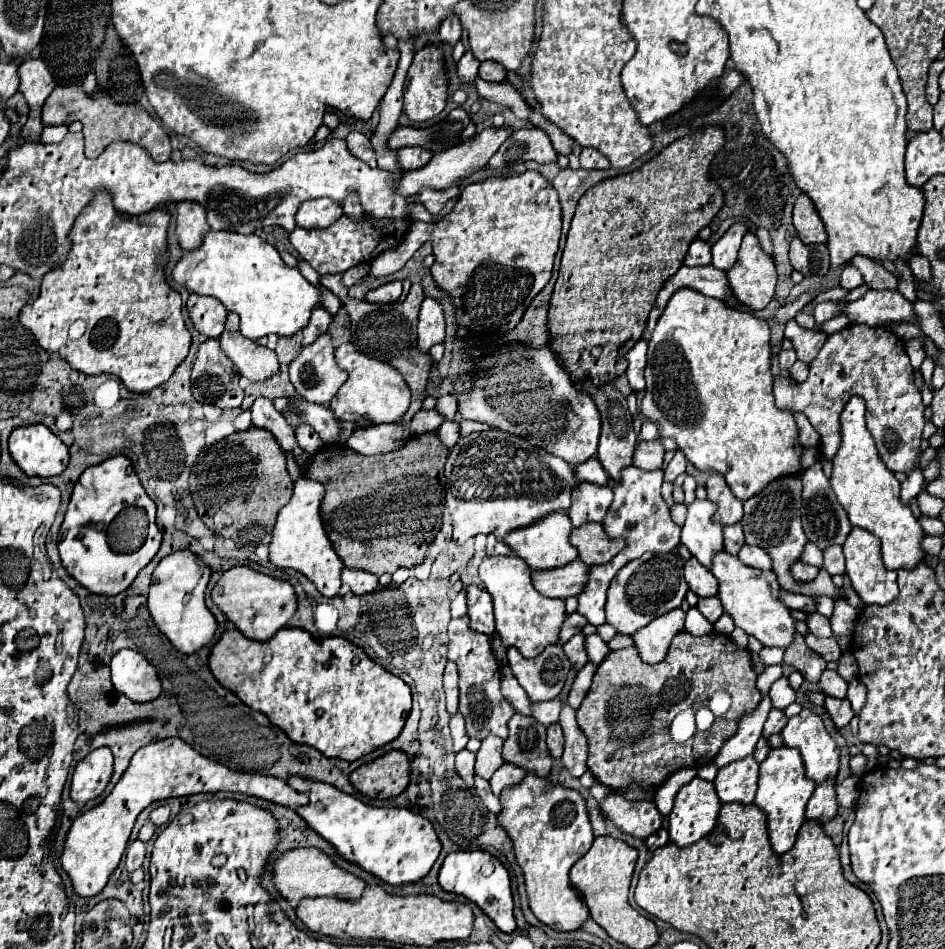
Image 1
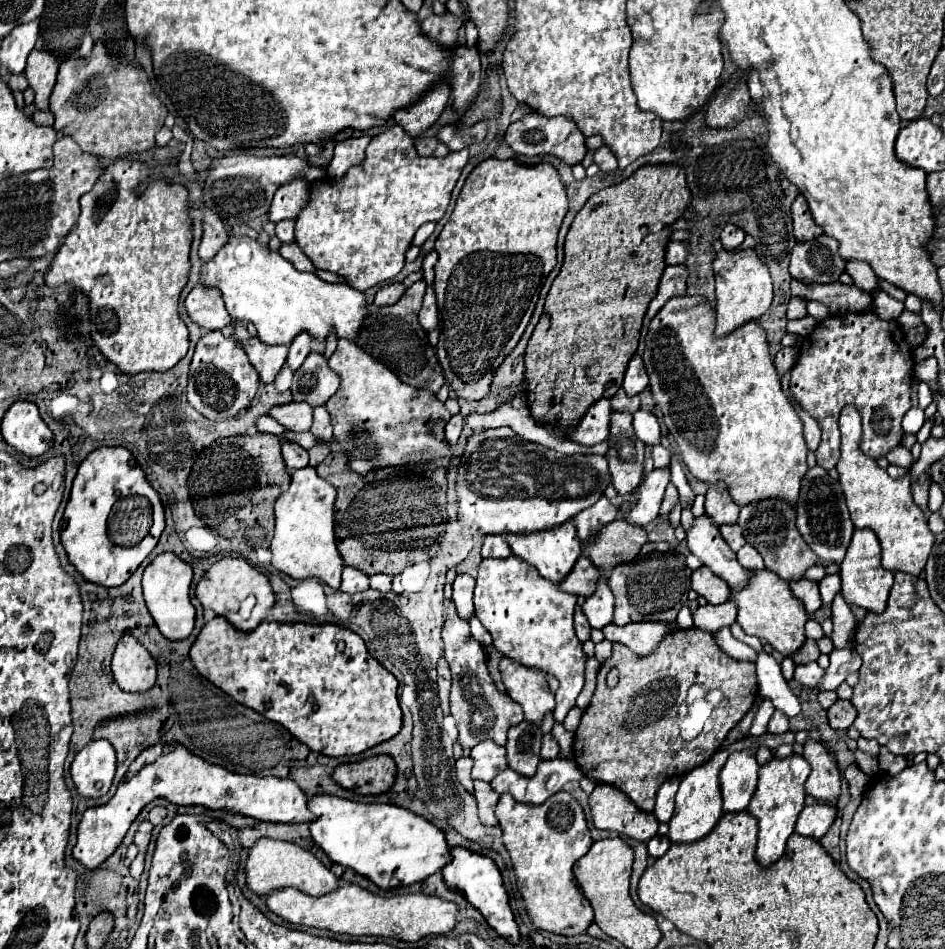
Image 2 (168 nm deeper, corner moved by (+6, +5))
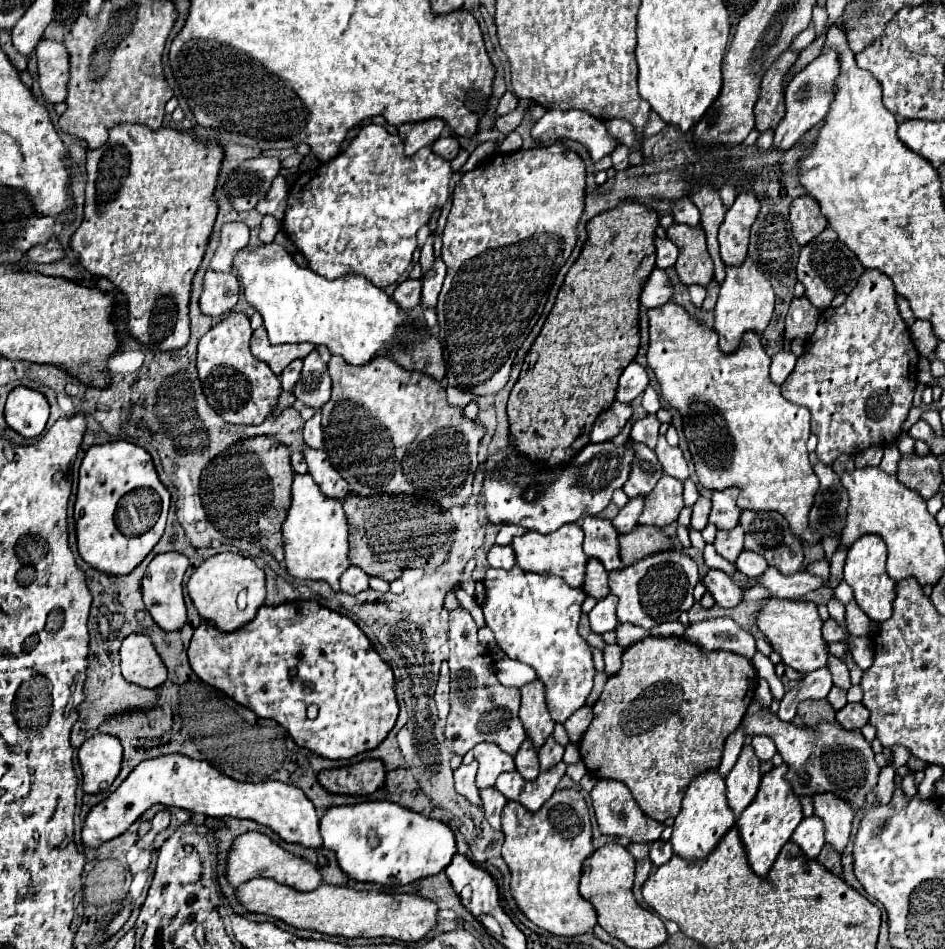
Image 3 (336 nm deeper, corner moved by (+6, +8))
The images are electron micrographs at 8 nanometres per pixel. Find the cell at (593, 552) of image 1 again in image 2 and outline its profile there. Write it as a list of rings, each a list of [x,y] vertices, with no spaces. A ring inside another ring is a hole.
[[[615,519],[605,525],[597,539],[583,545],[583,553],[595,563],[603,573],[611,573],[621,561],[633,561],[641,547],[647,543],[647,531],[637,525],[629,525],[625,519]]]

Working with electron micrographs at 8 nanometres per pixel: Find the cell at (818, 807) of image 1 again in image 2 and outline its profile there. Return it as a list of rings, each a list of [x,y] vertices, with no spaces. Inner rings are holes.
[[[823,803],[809,805],[801,811],[797,825],[795,825],[795,831],[799,835],[805,835],[805,837],[819,841],[829,831],[835,817],[837,817],[837,809],[833,809],[831,805],[823,805]]]

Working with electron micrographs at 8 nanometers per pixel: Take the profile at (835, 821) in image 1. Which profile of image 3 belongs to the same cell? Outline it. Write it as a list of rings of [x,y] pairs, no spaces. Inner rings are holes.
[[[825,844],[817,858],[825,864],[825,868],[833,870],[833,874],[841,874],[841,854],[835,848],[831,848],[831,844]]]

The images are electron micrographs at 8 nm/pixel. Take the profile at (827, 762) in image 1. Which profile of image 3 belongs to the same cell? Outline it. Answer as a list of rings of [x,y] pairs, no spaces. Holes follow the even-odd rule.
[[[815,792],[813,794],[815,816],[819,816],[825,824],[825,838],[837,850],[843,852],[853,822],[853,808],[837,798],[833,792]]]

